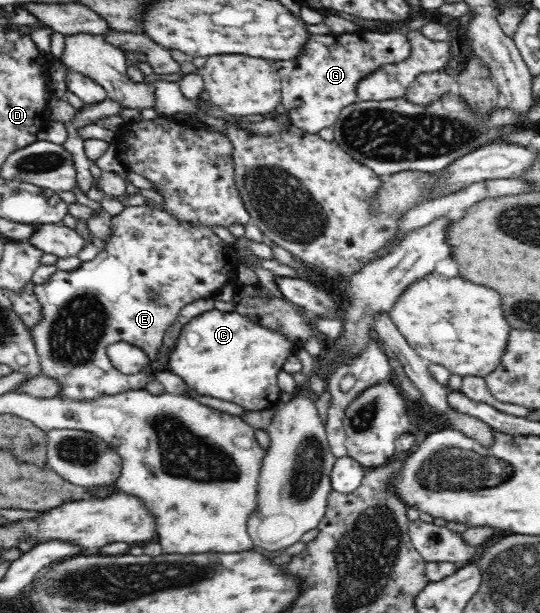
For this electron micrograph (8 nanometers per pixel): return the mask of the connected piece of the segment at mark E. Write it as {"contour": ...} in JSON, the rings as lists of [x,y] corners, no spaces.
{"contour":[[[146,205],[124,207],[124,210],[122,210],[120,214],[111,219],[111,236],[104,242],[104,249],[98,251],[93,260],[82,262],[79,268],[70,270],[70,272],[57,271],[55,274],[52,274],[50,279],[44,282],[44,284],[37,284],[33,287],[38,303],[40,303],[40,307],[43,309],[40,322],[34,324],[29,330],[33,344],[35,345],[35,350],[39,356],[41,374],[54,379],[54,381],[58,381],[58,385],[60,385],[58,389],[60,389],[60,392],[56,394],[56,397],[60,397],[60,399],[93,401],[100,397],[114,396],[126,392],[127,390],[147,388],[146,375],[148,371],[142,371],[135,375],[116,376],[113,364],[107,356],[107,347],[124,341],[142,349],[149,358],[157,358],[159,349],[163,344],[164,332],[166,332],[166,328],[168,328],[172,322],[177,320],[176,318],[178,318],[180,309],[184,308],[186,304],[190,304],[190,302],[200,300],[200,298],[212,297],[212,294],[217,290],[227,284],[235,283],[235,271],[238,266],[241,265],[241,262],[238,260],[238,255],[236,255],[236,250],[233,249],[232,246],[228,246],[226,242],[222,242],[212,229],[203,228],[203,226],[188,225],[186,222],[179,222],[164,210],[153,209]]]}

